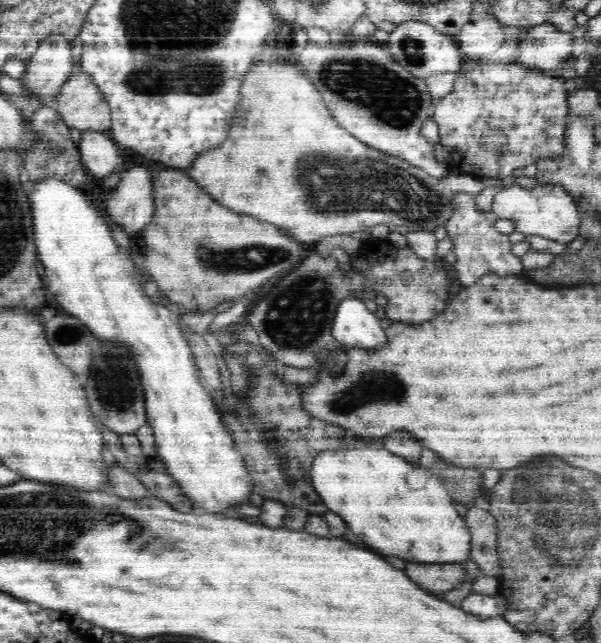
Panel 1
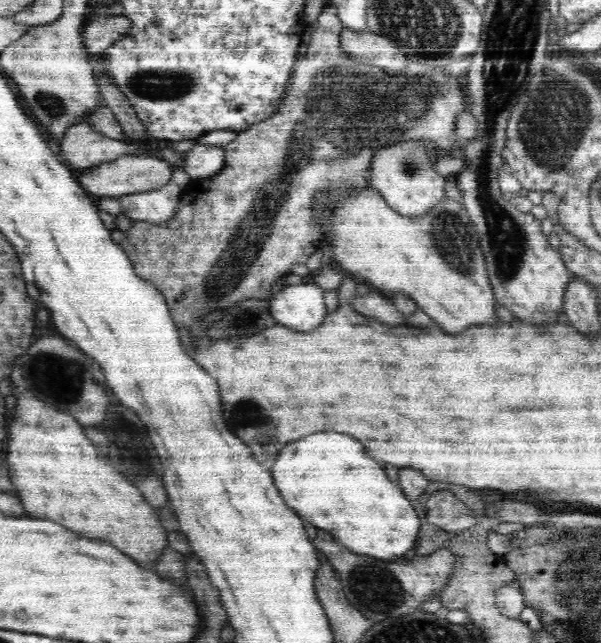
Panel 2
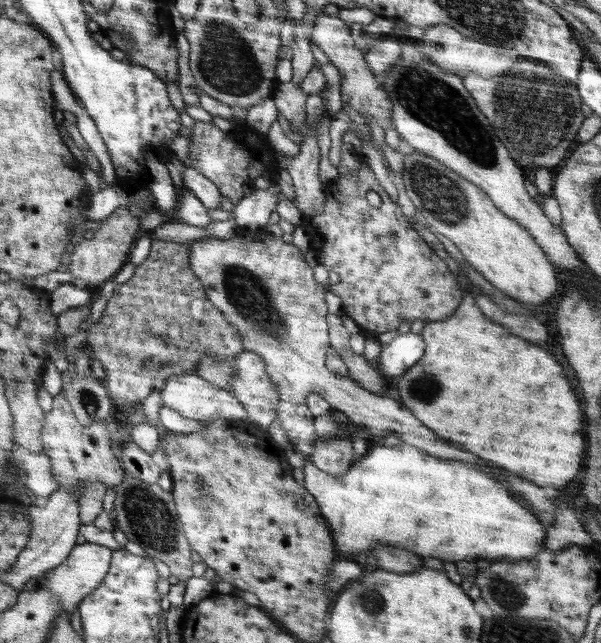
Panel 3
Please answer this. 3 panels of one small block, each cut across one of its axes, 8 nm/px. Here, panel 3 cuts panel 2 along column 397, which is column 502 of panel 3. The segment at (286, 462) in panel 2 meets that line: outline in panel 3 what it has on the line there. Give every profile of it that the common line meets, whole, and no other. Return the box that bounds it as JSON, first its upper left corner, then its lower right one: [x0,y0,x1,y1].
[303,443,550,560]

